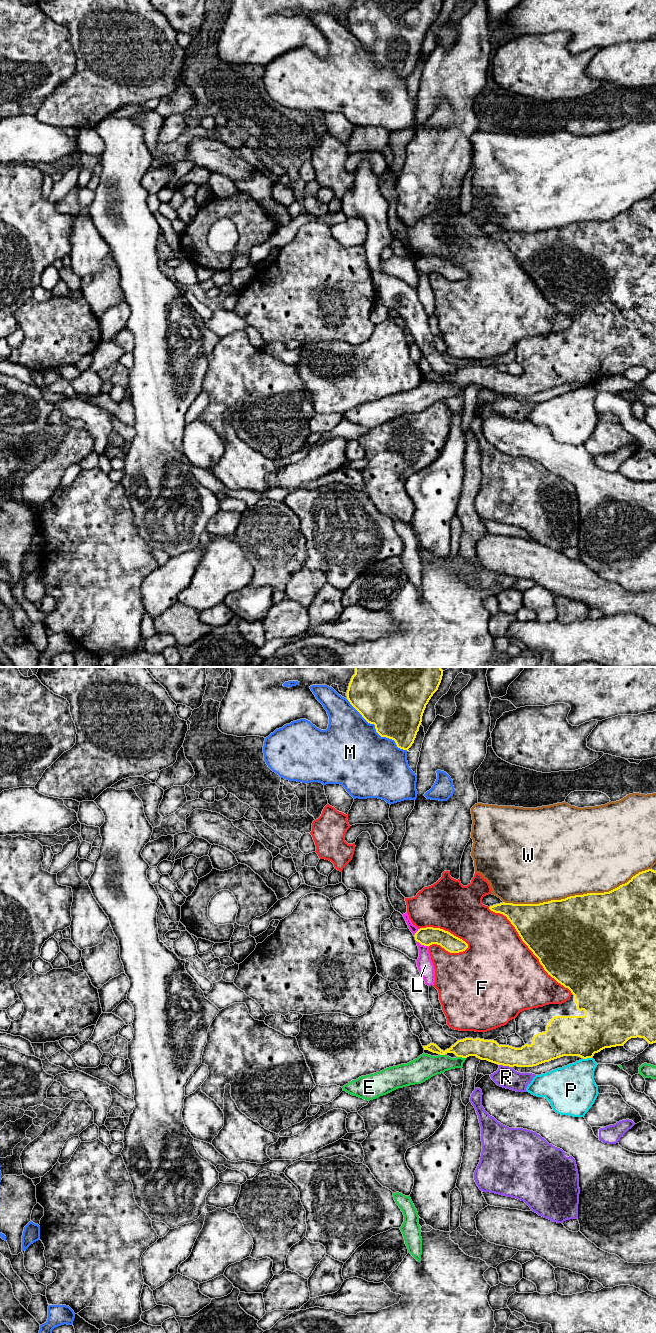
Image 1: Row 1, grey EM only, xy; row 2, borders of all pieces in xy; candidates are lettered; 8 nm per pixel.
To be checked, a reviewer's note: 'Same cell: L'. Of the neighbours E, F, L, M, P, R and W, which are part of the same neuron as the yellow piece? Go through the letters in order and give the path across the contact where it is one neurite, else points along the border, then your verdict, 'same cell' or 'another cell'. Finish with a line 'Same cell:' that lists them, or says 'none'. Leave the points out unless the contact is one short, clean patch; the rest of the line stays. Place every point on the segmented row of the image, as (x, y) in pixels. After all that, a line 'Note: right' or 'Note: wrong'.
E: another cell
F: another cell
L: border xy (416, 940), (428, 947); another cell
M: another cell
P: another cell
R: another cell
W: another cell
Same cell: none
Note: wrong

